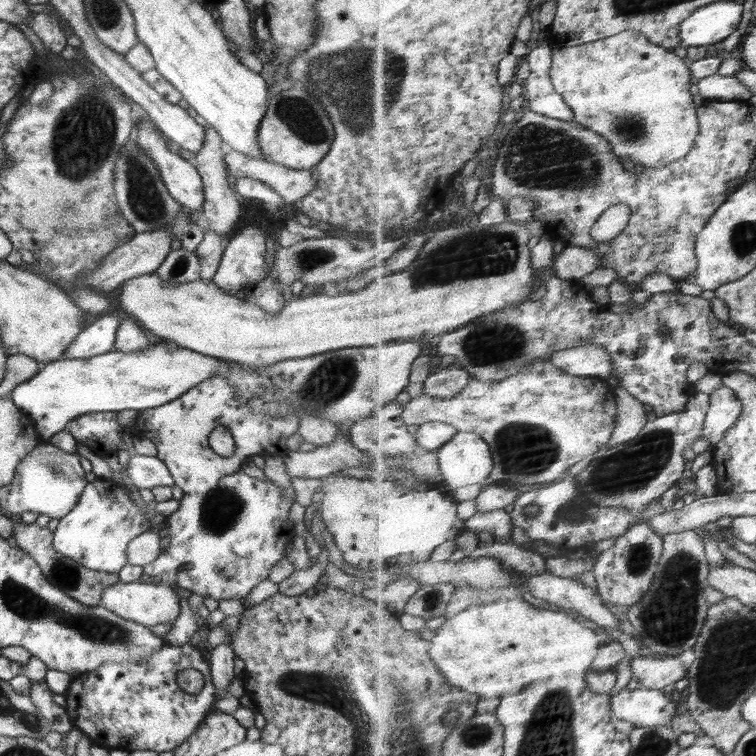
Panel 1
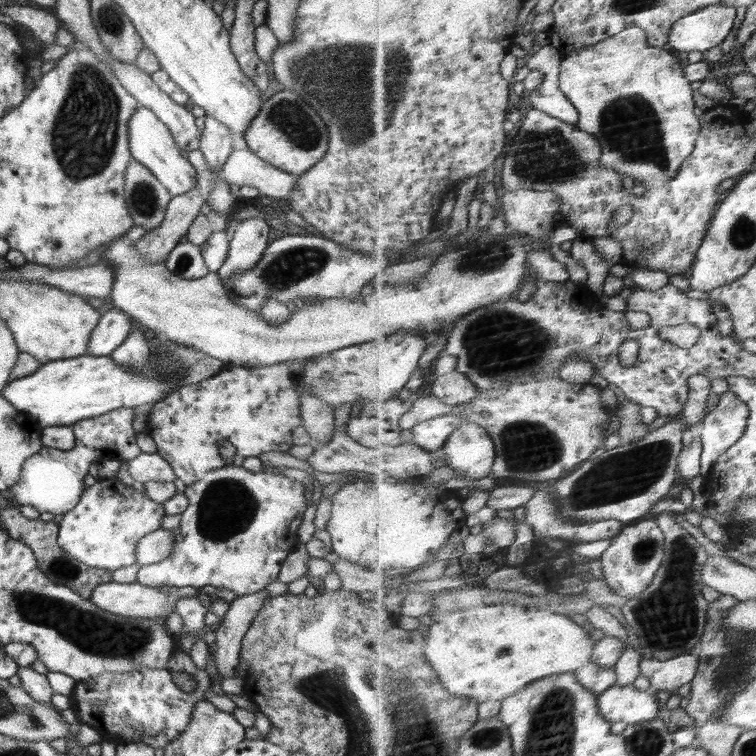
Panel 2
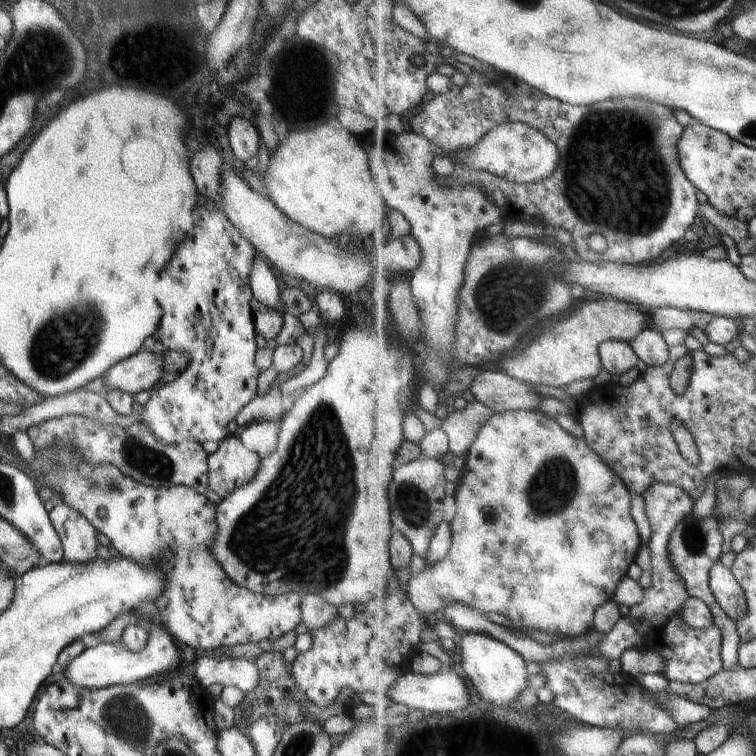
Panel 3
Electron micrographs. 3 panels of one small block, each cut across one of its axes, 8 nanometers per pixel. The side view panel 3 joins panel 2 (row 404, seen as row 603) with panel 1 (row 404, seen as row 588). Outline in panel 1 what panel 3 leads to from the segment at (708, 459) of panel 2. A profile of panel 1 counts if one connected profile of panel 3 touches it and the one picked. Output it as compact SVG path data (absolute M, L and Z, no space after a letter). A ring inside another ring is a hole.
M725 384L712 394L712 409L709 412L703 437L707 438L712 454L717 446L727 437L729 430L741 419L744 404L739 400L737 393Z

